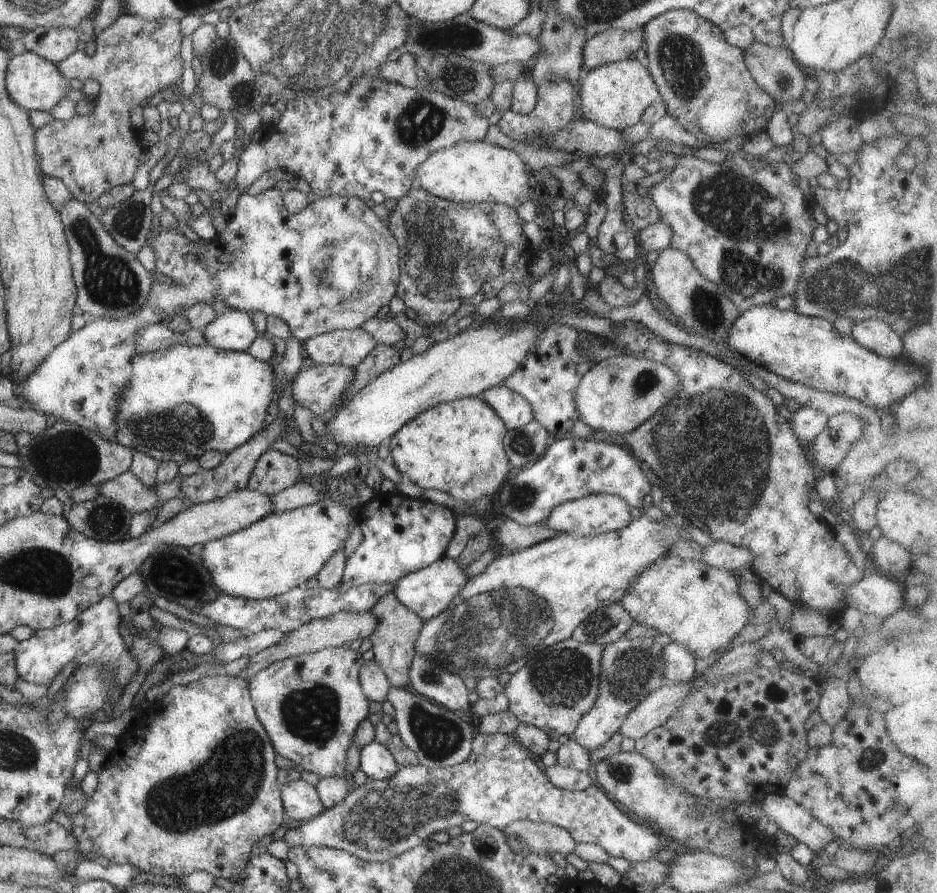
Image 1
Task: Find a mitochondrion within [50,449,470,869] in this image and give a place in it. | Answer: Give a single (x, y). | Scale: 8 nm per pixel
(228, 781)

